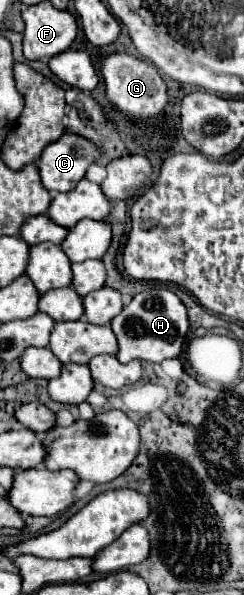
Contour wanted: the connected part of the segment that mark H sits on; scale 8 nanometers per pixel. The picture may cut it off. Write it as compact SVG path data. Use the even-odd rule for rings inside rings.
M153 287L137 293L131 303L125 305L119 315L113 317L111 329L119 343L117 359L121 359L121 363L129 363L133 359L161 363L183 353L183 347L187 343L189 321L185 305L173 291L165 287Z

